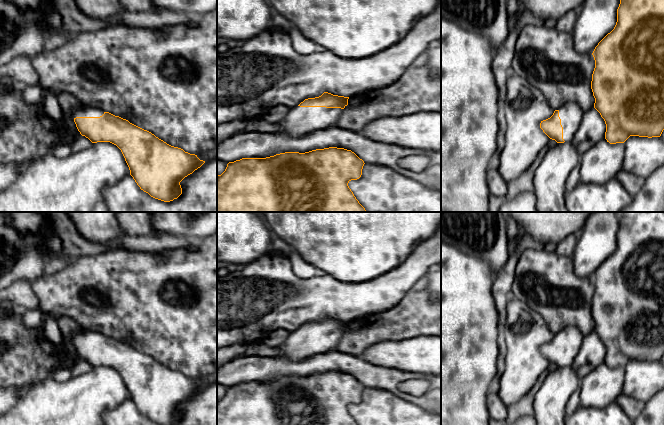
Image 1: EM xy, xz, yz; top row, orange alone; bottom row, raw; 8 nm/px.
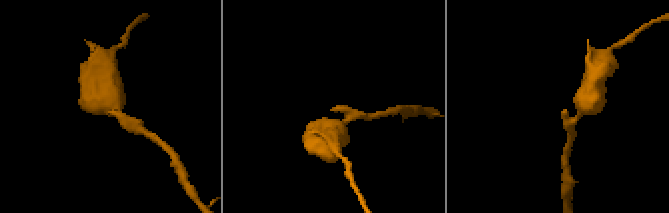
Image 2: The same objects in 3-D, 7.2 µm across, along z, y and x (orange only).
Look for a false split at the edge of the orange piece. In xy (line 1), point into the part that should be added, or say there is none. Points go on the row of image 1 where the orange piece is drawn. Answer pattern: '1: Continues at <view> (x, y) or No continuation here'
1: Continues at xy (83, 110)

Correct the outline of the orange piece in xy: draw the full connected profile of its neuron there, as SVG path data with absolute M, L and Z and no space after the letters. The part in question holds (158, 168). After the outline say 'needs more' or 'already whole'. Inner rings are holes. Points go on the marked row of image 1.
M84 103L73 109L70 117L80 134L92 143L116 145L137 185L155 199L177 199L182 194L180 182L205 163L126 119Z; needs more

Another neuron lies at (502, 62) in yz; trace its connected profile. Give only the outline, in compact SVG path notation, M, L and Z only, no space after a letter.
M528 9L520 10L514 27L510 30L504 43L499 47L492 62L493 74L498 88L499 130L495 154L499 157L505 146L505 135L507 132L507 121L504 113L504 102L507 95L506 82L507 79L514 74L512 63L515 55L515 44L517 38L521 29L528 24L541 26L544 25L544 20L534 16Z

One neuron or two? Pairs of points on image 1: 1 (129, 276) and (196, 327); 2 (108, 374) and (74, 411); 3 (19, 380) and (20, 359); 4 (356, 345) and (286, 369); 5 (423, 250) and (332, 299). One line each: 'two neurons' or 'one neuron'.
1: one neuron
2: one neuron
3: one neuron
4: two neurons
5: one neuron

